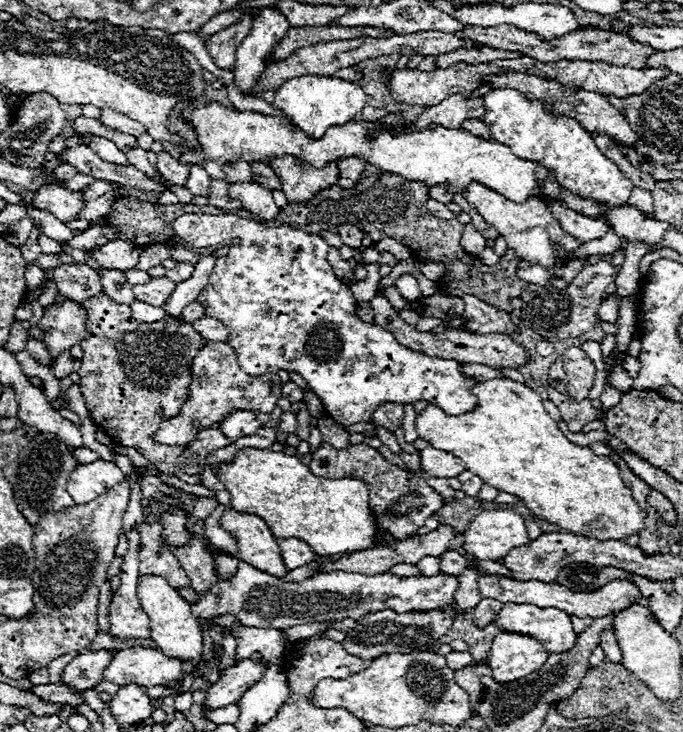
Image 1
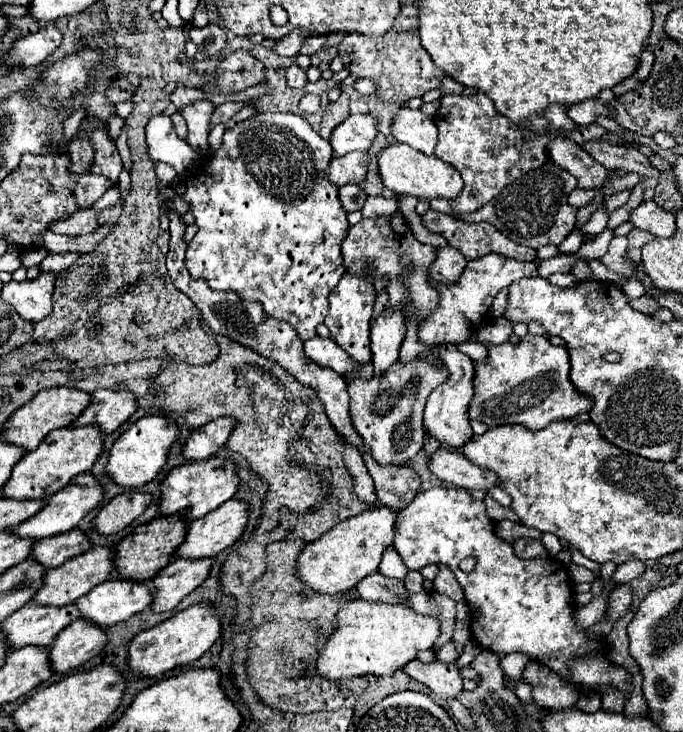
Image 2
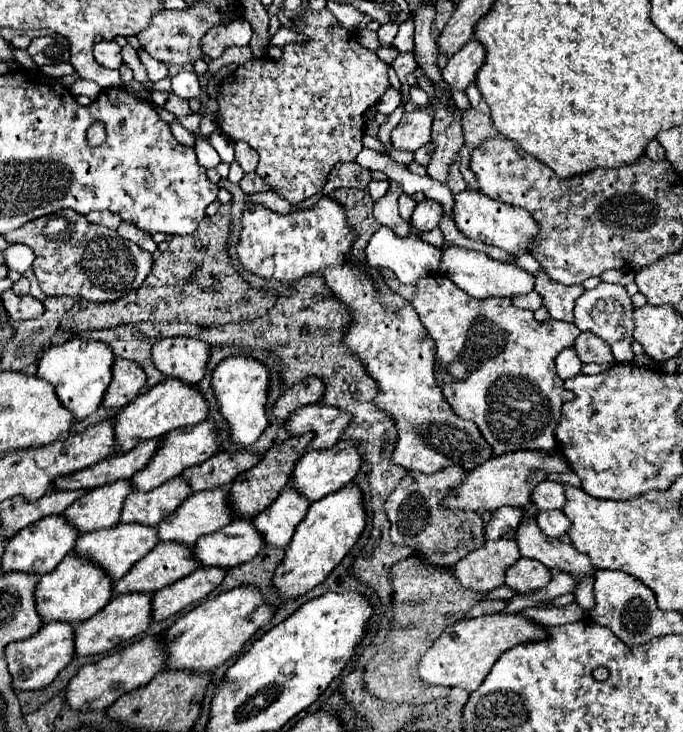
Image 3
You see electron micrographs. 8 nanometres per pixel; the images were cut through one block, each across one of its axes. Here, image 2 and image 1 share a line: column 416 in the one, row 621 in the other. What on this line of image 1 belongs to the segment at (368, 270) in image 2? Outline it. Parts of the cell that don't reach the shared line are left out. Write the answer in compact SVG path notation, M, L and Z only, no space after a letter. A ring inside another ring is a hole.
M240 562L238 572L228 582L216 582L212 592L204 598L198 598L198 602L192 606L196 618L214 618L232 612L238 616L242 626L284 630L308 622L344 620L344 618L362 620L366 614L388 608L396 610L398 614L446 608L454 604L456 590L458 590L458 576L448 576L448 574L396 576L384 572L384 574L364 576L364 574L334 570L312 576L304 582L282 582L276 576L254 570L254 566Z

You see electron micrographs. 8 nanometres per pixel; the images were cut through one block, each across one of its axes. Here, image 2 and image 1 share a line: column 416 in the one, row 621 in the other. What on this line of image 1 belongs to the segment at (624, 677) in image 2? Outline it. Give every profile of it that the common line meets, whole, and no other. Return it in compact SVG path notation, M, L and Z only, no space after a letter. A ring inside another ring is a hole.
M504 604L496 626L502 632L528 634L542 642L548 654L560 654L576 644L576 632L570 616L556 608L538 608L534 604Z

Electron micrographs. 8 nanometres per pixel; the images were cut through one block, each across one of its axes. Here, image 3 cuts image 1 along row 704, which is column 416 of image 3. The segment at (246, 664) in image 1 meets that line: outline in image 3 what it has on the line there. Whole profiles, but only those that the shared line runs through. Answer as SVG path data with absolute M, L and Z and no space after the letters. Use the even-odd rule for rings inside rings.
M424 198L422 202L416 204L416 210L412 214L412 226L420 228L420 230L432 230L438 226L440 218L442 218L440 202Z

